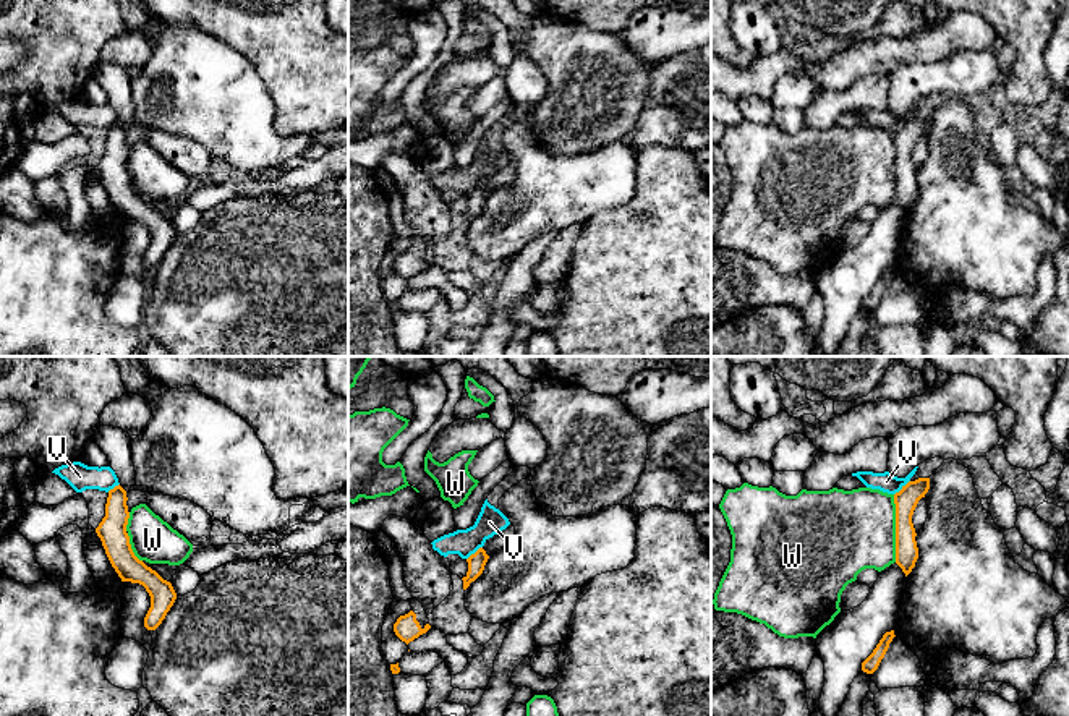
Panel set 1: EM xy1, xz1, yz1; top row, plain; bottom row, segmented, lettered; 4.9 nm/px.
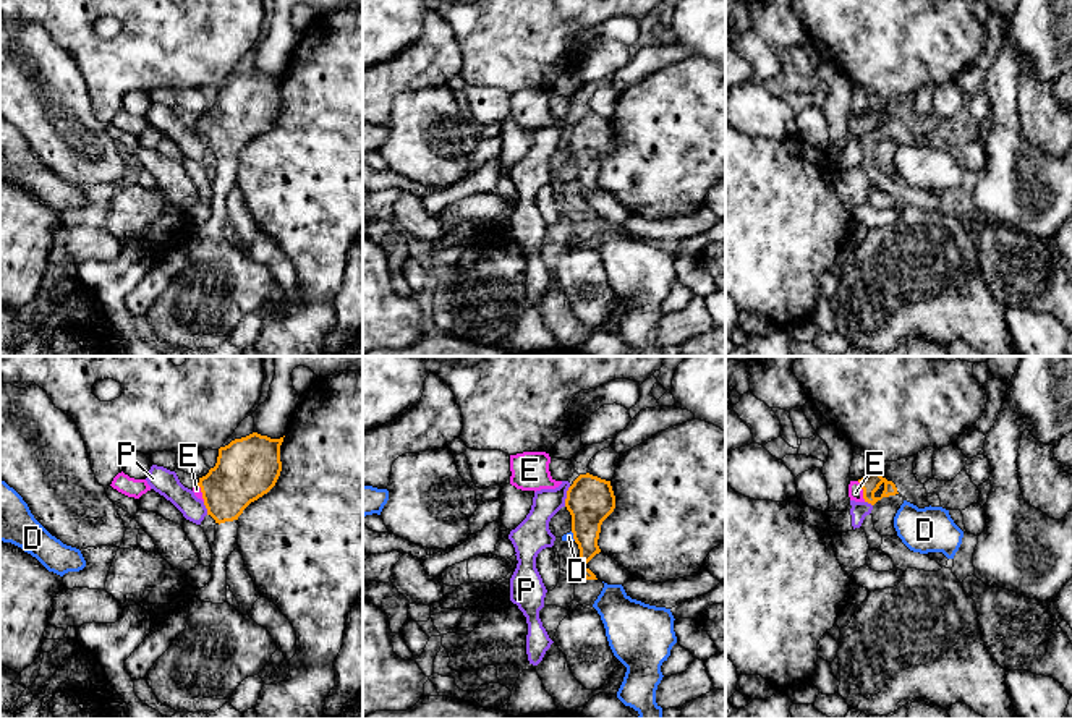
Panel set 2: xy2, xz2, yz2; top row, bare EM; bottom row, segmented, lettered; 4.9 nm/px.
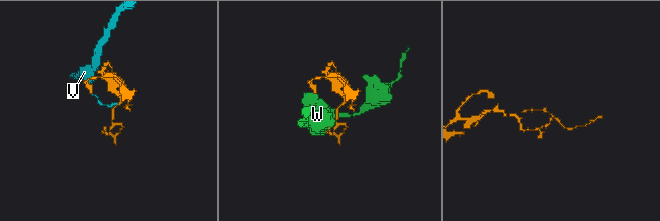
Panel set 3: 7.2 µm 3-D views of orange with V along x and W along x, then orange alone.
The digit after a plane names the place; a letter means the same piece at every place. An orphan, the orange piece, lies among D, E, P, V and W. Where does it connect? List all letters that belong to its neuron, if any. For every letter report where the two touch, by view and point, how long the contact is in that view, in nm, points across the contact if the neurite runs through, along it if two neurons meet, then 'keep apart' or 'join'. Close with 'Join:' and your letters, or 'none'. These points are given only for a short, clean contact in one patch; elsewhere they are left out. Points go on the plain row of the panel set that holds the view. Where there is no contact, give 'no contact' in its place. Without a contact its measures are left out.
D: meets orange in xz2 at (574, 174); contact 50 nm long; keep apart
E: meets orange in yz2 at (863, 128); contact 110 nm long; runs through yz2 (870, 120), (863, 128), (855, 130); join
P: meets orange in xz2 at (567, 133); contact 110 nm long; border along xz2 (570, 123), (564, 143); keep apart
V: meets orange in yz1 at (902, 125); contact 110 nm long; border along yz1 (909, 117), (894, 132); keep apart
W: meets orange in yz1 at (896, 166); contact 340 nm long; keep apart
Join: E

